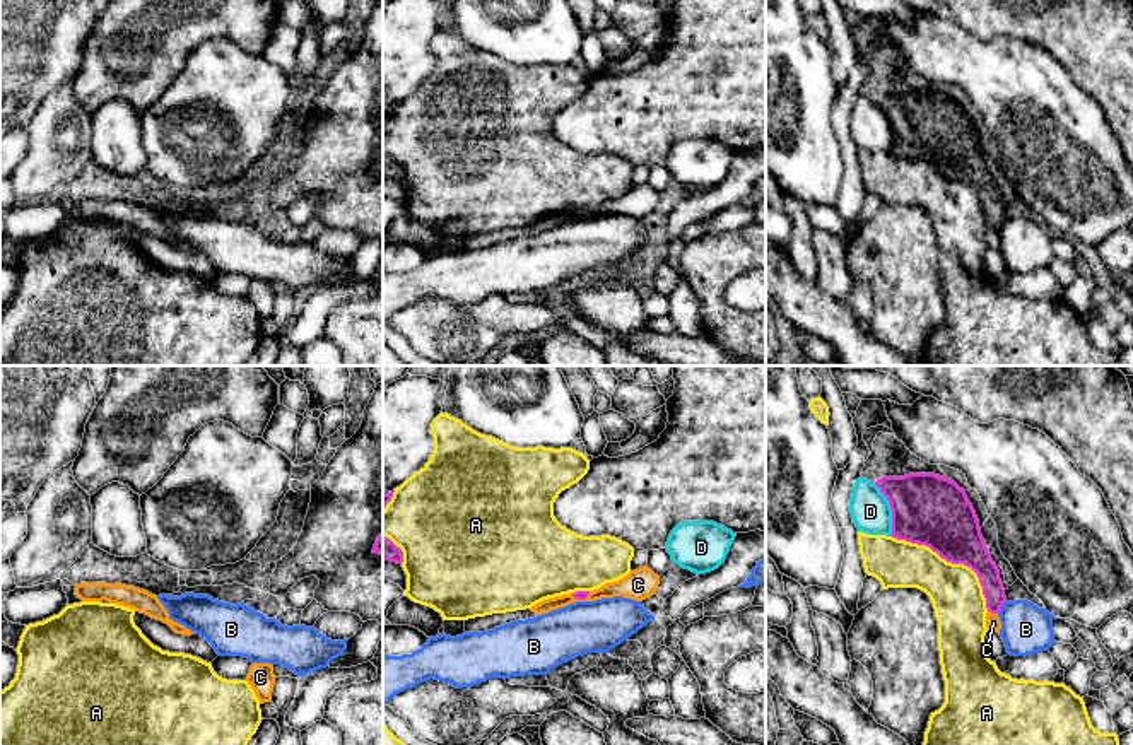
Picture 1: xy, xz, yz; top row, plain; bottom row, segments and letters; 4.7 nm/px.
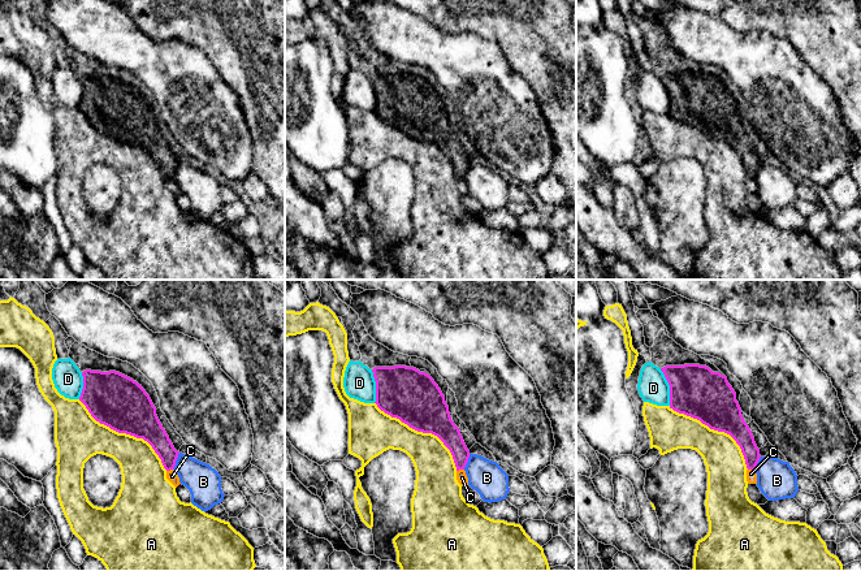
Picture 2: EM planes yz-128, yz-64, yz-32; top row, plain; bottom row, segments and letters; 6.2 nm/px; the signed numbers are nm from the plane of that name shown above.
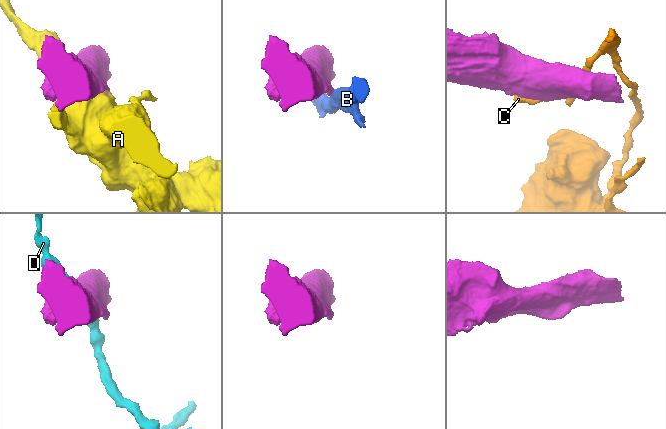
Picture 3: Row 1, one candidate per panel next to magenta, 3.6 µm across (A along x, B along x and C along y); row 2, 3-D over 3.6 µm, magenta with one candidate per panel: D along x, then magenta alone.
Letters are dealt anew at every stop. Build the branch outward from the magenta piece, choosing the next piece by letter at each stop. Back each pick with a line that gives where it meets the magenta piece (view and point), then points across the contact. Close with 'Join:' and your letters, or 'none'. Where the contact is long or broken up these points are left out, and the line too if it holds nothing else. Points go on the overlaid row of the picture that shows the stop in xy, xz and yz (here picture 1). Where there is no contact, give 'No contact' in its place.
Join: none

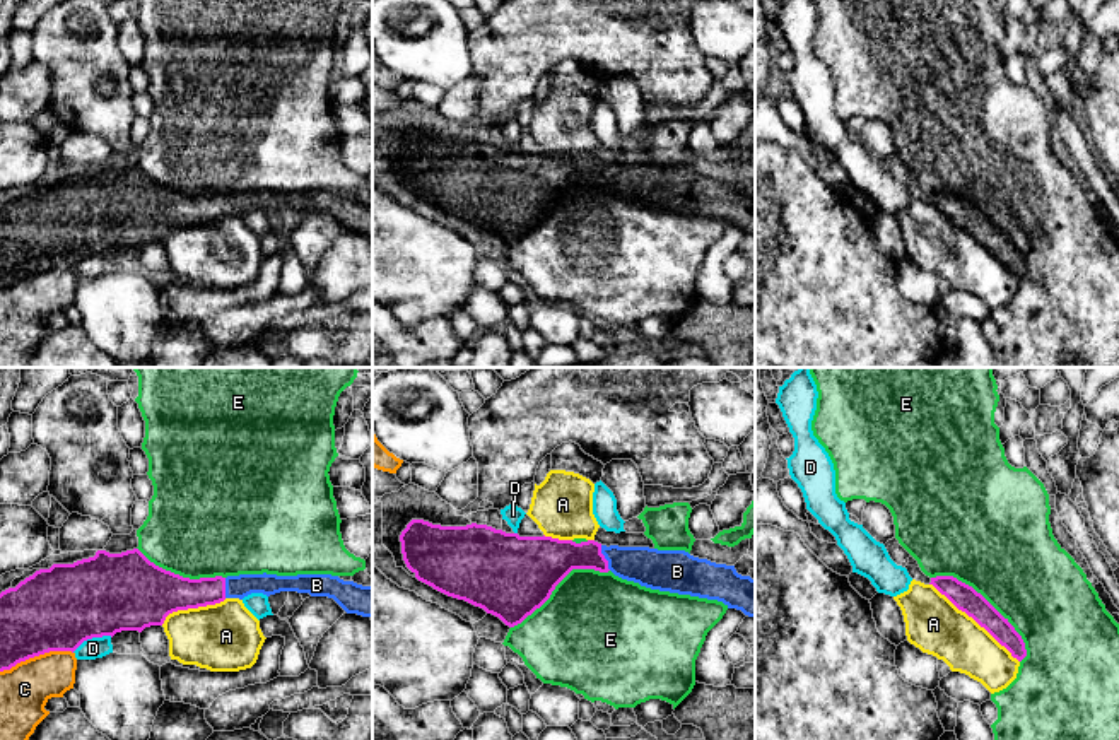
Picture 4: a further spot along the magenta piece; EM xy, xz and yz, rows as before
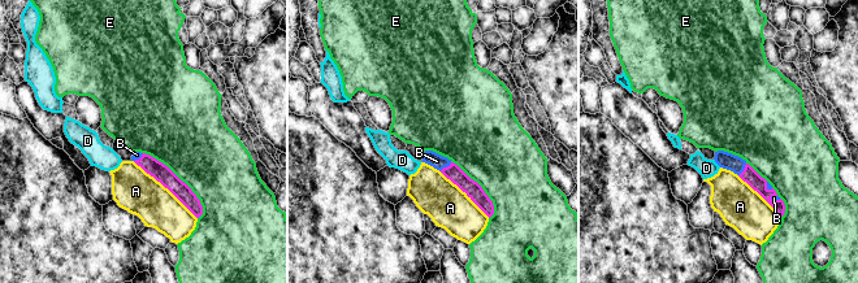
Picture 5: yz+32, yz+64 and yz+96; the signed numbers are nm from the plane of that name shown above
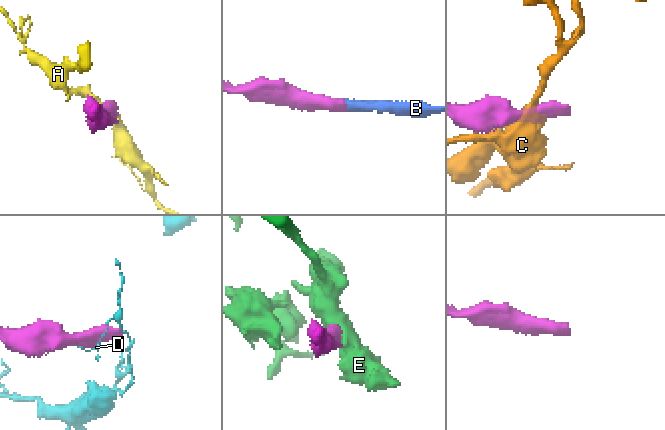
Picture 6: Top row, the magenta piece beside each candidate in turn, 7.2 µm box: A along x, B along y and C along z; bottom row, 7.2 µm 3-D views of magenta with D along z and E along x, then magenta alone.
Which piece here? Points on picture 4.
B: Touches magenta at xz (603, 557)
Join: B

